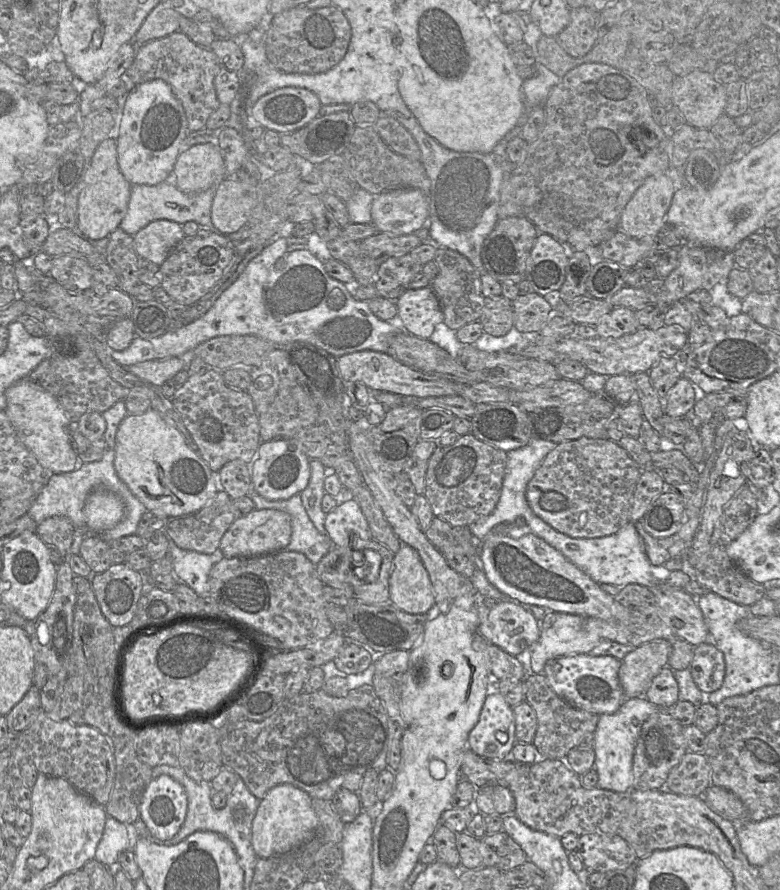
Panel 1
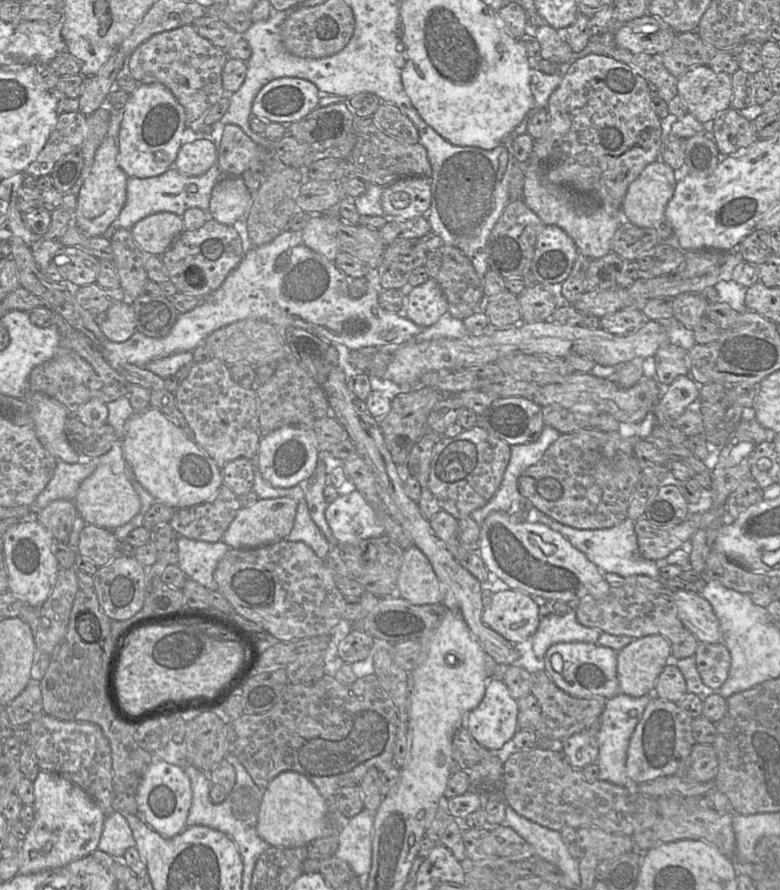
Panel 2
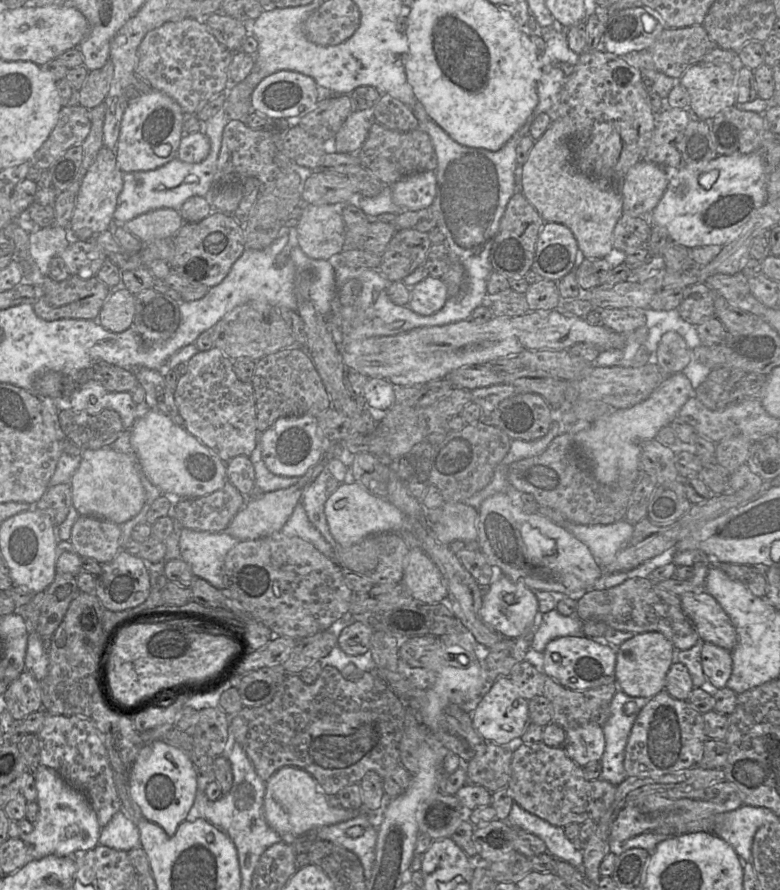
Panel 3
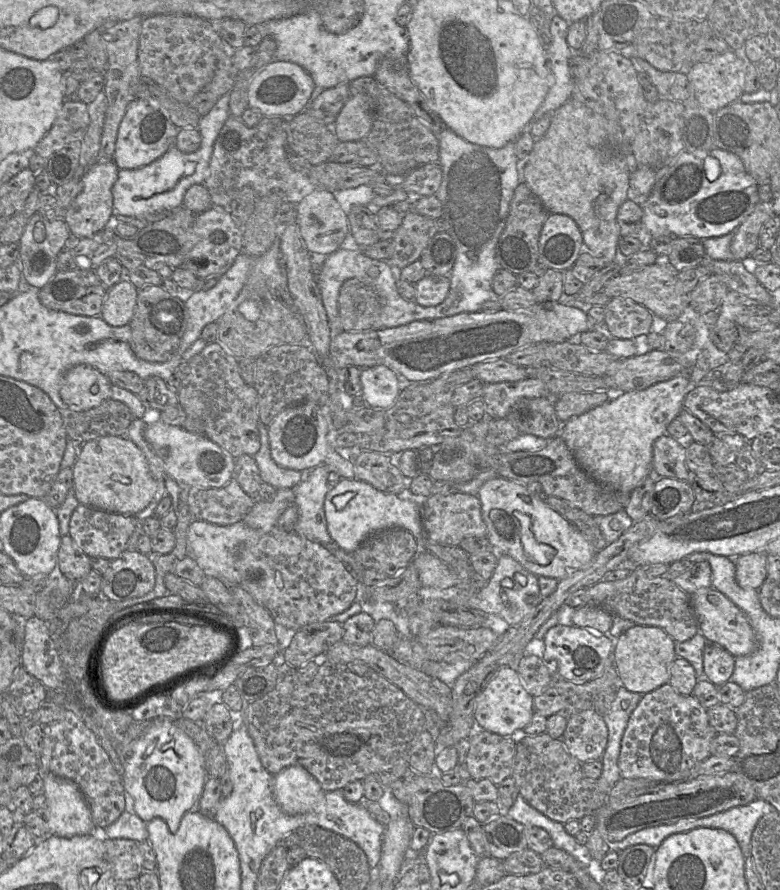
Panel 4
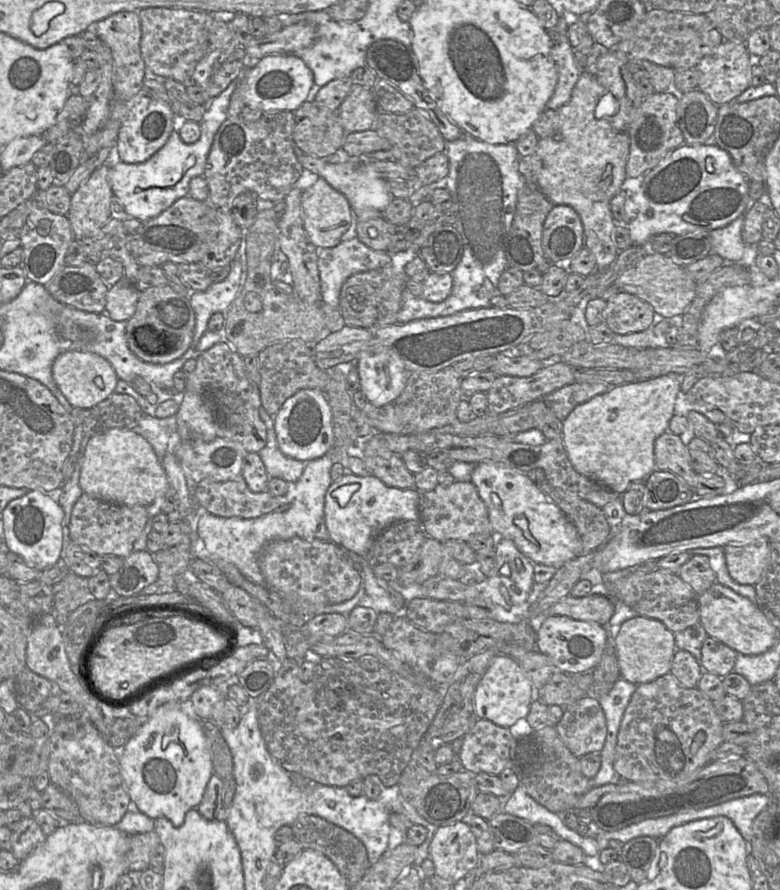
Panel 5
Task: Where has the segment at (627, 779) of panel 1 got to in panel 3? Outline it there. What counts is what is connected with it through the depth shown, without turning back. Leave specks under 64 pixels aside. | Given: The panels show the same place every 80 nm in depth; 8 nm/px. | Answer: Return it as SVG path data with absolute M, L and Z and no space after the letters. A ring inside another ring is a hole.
M618 689L610 701L609 717L603 725L605 750L600 763L601 779L614 786L618 786L627 778L624 769L625 747L637 714L649 699L631 697ZM628 702L633 703L634 715L625 714L623 708Z

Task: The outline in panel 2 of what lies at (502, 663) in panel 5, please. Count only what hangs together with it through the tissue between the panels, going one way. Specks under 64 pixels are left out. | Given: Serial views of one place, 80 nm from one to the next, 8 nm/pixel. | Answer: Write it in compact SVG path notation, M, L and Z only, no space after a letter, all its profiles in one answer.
M491 679L479 705L464 723L472 737L484 748L498 752L518 730L518 702L502 679Z

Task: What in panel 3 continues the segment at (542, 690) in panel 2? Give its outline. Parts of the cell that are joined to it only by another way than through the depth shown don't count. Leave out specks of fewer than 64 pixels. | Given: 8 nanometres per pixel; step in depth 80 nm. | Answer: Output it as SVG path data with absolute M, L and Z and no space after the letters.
M546 677L542 695L553 706L551 722L567 730L590 721L602 705L610 705L618 689L617 682L613 681L596 688L572 690Z

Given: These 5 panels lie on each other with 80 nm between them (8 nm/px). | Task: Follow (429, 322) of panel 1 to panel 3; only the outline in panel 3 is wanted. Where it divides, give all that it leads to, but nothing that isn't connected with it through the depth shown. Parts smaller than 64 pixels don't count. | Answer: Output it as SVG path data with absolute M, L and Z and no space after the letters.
M428 275L410 289L408 307L417 314L428 316L439 311L447 298L447 287L442 279Z

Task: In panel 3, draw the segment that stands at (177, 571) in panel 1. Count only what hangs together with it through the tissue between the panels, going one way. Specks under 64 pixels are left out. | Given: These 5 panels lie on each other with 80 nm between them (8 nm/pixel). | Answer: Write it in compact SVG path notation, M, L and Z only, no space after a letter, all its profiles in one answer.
M183 528L179 540L181 559L191 567L195 578L204 579L214 588L223 590L225 588L223 578L224 559L238 542L226 531L209 533Z

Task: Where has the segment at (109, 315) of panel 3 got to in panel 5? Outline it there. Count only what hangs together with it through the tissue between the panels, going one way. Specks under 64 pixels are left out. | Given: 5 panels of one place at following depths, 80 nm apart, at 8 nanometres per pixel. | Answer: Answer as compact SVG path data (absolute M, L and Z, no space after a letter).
M126 277L110 286L106 294L105 312L114 321L128 321L134 314L140 287Z

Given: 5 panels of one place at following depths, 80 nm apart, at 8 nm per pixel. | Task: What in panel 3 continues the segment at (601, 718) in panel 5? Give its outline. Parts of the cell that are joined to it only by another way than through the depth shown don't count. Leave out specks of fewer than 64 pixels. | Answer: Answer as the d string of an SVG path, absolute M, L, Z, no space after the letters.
M588 721L566 730L562 746L567 756L580 767L601 760L605 750L603 727Z

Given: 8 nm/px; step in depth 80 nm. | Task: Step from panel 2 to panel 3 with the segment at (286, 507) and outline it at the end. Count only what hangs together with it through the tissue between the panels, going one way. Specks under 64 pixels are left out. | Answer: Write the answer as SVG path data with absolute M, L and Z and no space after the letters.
M326 457L310 467L307 472L299 477L299 481L287 488L263 493L257 500L246 502L235 515L226 532L238 541L255 540L281 531L284 524L291 516L294 508L300 502L306 488L316 479L326 466Z

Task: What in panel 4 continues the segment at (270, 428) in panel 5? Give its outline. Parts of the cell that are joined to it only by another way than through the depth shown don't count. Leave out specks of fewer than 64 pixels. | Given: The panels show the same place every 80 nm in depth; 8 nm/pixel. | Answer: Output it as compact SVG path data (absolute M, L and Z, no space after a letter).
M258 421L260 447L254 454L263 482L276 489L295 488L302 480L302 473L298 470L284 468L275 463L270 454L268 426Z

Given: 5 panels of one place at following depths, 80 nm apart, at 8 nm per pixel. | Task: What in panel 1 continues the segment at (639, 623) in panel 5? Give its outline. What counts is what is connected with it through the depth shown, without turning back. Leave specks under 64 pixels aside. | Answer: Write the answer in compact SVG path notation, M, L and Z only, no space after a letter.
M656 639L635 647L622 660L618 672L624 699L644 696L652 679L668 666L672 645Z

